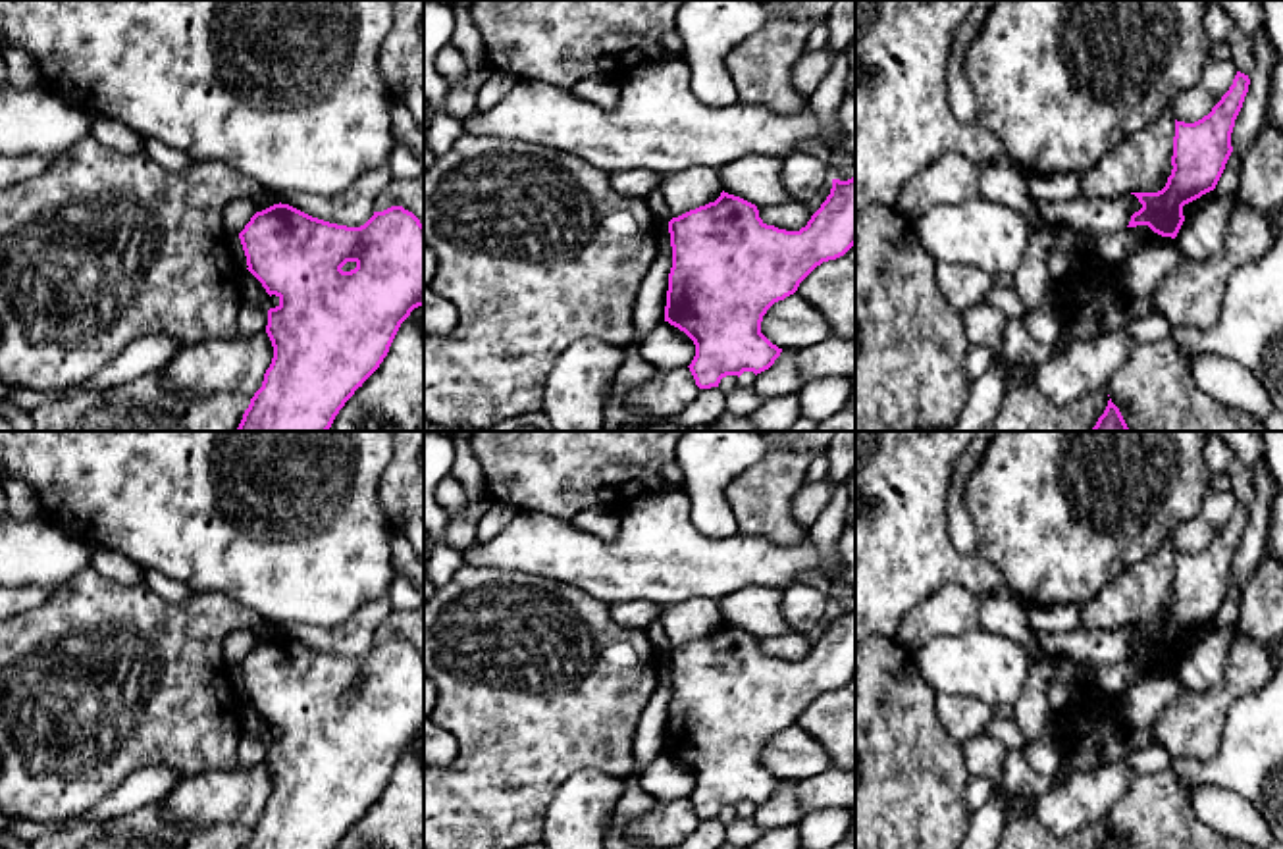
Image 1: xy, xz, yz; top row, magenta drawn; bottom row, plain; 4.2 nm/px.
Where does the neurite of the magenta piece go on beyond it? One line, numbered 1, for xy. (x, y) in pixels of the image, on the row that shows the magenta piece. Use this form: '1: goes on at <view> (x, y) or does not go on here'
1: does not go on here

